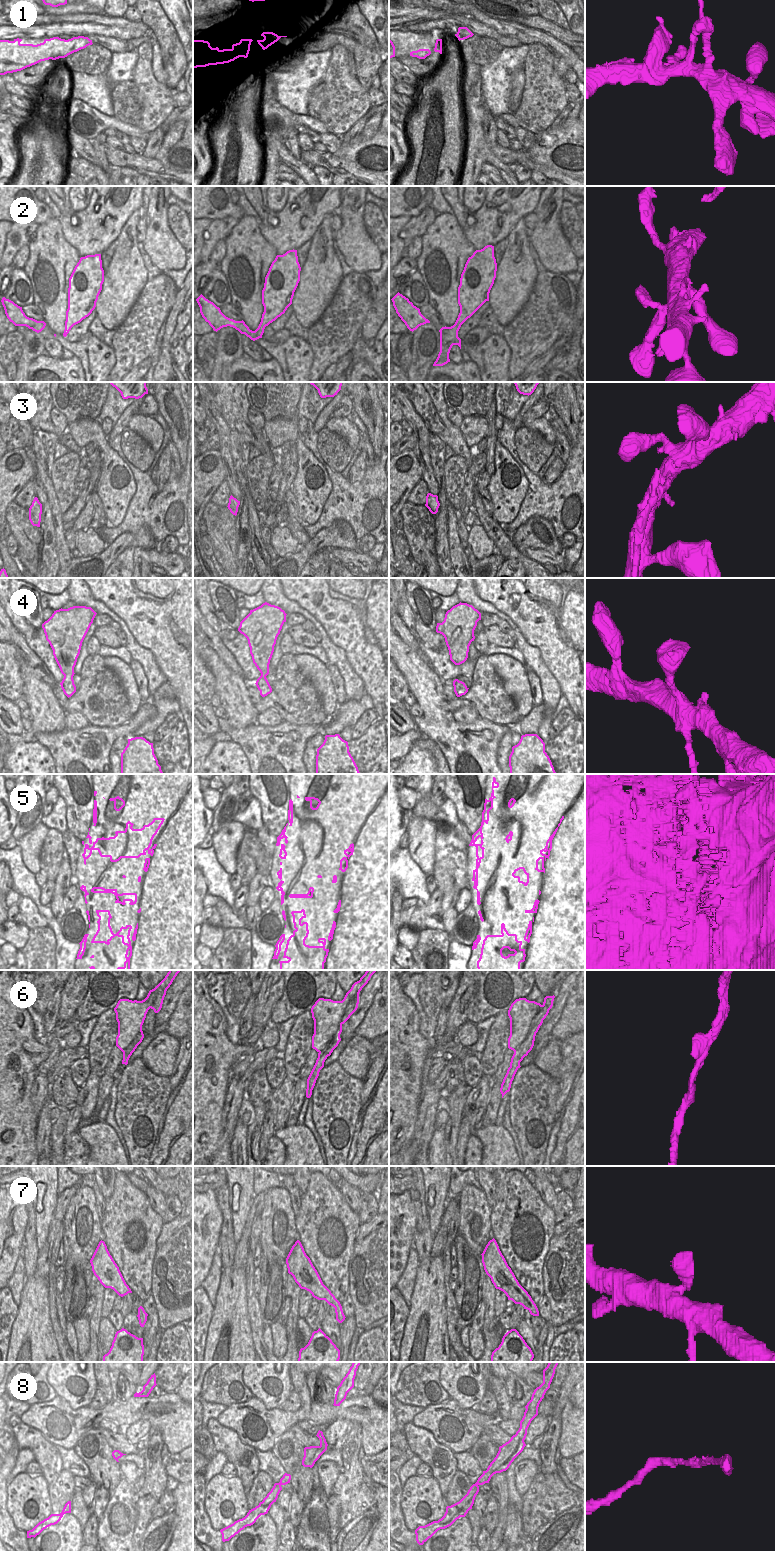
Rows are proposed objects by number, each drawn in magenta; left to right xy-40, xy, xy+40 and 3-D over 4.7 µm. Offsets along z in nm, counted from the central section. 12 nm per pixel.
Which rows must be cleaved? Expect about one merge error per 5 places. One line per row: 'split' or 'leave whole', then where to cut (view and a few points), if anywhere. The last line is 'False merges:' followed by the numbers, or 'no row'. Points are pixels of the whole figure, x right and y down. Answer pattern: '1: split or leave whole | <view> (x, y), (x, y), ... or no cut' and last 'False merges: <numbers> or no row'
1: leave whole | no cut
2: leave whole | no cut
3: split | xy (228, 504), (232, 509), (237, 509)
4: leave whole | no cut
5: leave whole | no cut
6: leave whole | no cut
7: leave whole | no cut
8: leave whole | no cut
False merges: 3

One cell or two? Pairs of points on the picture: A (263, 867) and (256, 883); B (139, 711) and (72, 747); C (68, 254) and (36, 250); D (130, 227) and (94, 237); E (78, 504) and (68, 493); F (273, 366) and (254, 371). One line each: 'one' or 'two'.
A: two
B: one
C: one
D: two
E: two
F: one

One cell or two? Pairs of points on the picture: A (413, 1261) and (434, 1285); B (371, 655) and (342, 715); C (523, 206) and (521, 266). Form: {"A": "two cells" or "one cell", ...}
{"A": "two cells", "B": "two cells", "C": "two cells"}

